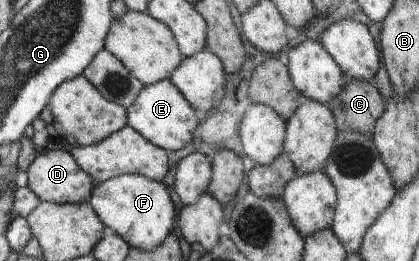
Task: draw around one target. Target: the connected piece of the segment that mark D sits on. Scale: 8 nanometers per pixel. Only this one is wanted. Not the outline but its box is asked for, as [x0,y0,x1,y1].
[27,149,94,204]

